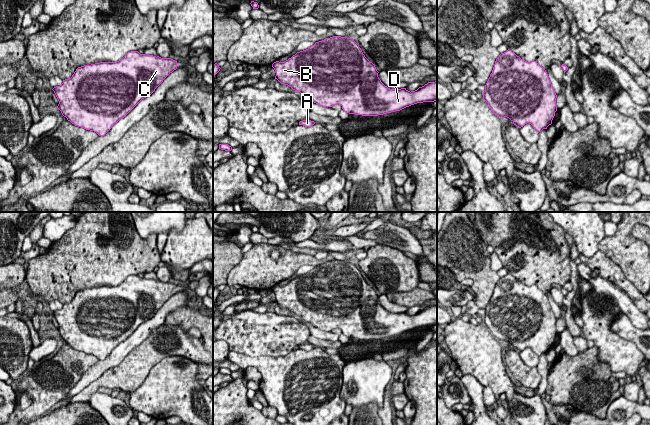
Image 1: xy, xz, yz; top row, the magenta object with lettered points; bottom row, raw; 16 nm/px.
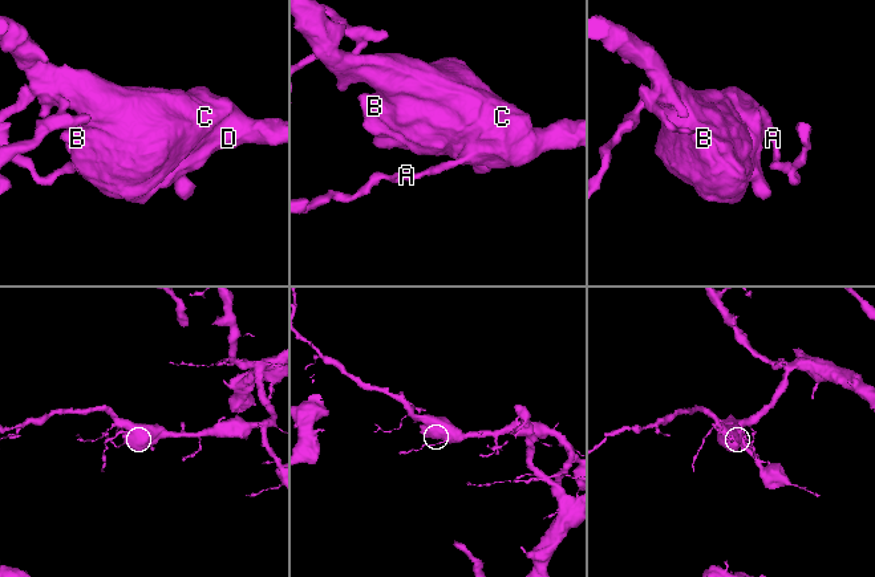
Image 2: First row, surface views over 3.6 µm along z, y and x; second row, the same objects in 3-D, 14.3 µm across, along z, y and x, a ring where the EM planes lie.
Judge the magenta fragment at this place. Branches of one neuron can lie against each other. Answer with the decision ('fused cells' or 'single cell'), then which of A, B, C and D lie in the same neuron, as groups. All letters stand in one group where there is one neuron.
single cell; A B C D

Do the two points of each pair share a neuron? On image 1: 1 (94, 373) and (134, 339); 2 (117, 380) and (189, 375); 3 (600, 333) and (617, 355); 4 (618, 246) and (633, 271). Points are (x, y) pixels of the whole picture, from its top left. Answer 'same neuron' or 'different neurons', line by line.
1: same neuron
2: different neurons
3: same neuron
4: same neuron

